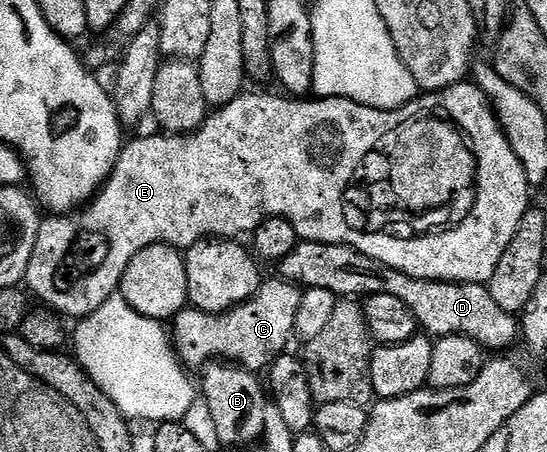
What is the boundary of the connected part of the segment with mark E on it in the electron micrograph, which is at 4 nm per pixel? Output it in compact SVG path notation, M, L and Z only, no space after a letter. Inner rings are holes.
M465 80L445 90L421 93L414 101L399 106L397 110L370 108L345 98L313 97L305 100L303 97L283 97L245 92L230 100L230 104L213 109L203 124L192 133L157 132L158 134L152 134L149 138L125 141L112 174L97 190L96 197L91 202L71 214L48 216L41 221L38 240L34 244L34 256L30 256L30 264L24 277L27 289L32 294L36 293L44 301L41 303L45 307L61 316L69 314L72 320L79 320L102 308L108 297L119 291L120 281L130 260L134 260L134 256L138 256L142 248L161 244L187 248L213 236L221 240L232 240L240 236L236 234L243 230L254 232L267 218L285 218L296 229L297 239L349 246L415 278L428 278L432 282L481 284L487 284L491 280L494 268L498 268L498 260L502 260L502 252L506 252L510 240L514 240L514 232L518 232L522 216L530 209L530 185L518 156L510 146L510 140L496 118L496 112L474 81ZM434 104L452 106L452 112L460 114L460 120L474 118L472 134L476 144L482 146L484 164L508 162L508 168L512 166L512 176L486 178L486 174L482 174L484 184L480 184L480 190L512 190L506 192L508 208L502 214L492 214L492 208L466 208L466 204L462 204L460 232L456 220L456 234L434 236L434 242L438 242L434 244L434 248L426 248L426 242L390 242L390 238L382 240L380 236L360 236L358 232L352 232L344 222L340 196L354 168L370 150L370 146L364 146L364 132L370 126L376 126L376 122L380 122L382 126L390 126L392 122L392 126L396 126L398 122L412 116L412 112L418 112L420 118L424 112L428 112L428 106Z

